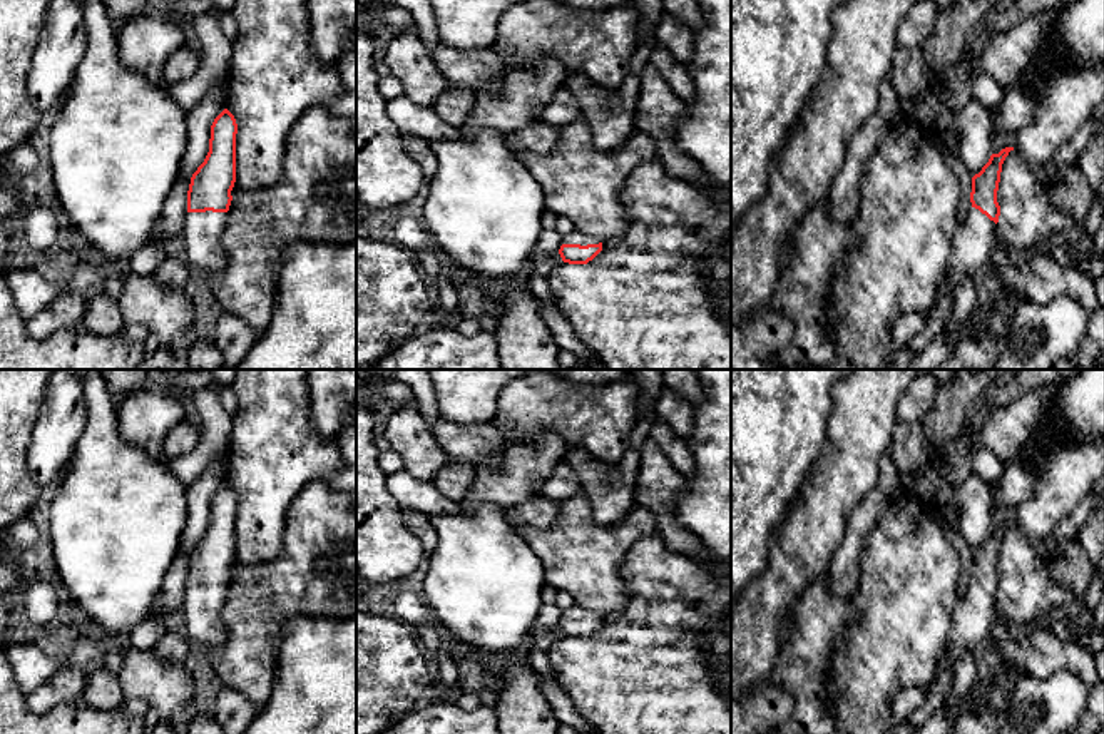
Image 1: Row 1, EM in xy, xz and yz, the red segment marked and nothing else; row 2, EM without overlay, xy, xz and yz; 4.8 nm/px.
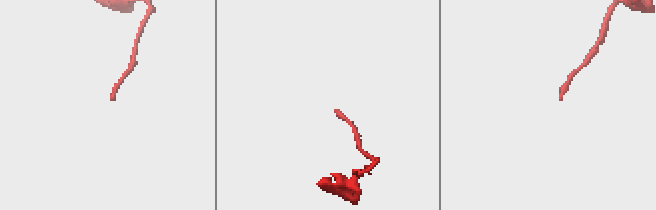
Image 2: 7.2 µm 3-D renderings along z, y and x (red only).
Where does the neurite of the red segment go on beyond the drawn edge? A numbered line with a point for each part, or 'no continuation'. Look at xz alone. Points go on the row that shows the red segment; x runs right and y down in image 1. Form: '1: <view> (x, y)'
1: xz (574, 238)

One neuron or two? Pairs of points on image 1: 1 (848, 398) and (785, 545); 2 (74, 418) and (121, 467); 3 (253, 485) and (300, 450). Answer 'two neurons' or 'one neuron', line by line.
1: one neuron
2: two neurons
3: one neuron

